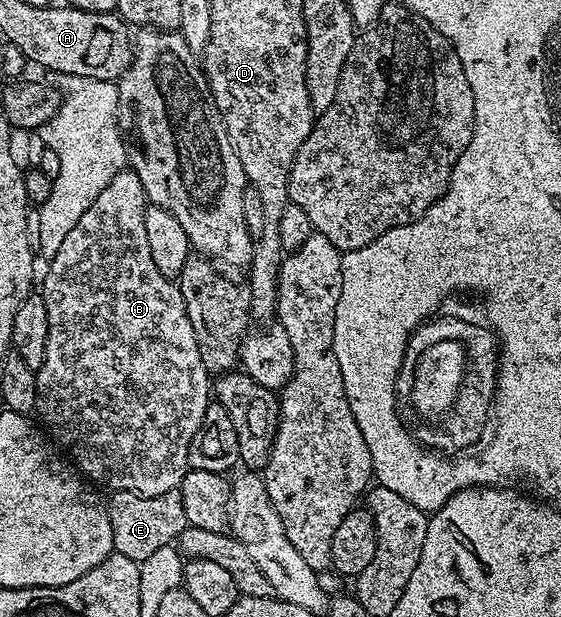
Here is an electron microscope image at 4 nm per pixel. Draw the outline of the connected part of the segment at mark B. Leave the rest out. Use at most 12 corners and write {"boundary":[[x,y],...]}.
{"boundary":[[115,174],[42,289],[36,412],[93,485],[157,496],[210,403]]}

